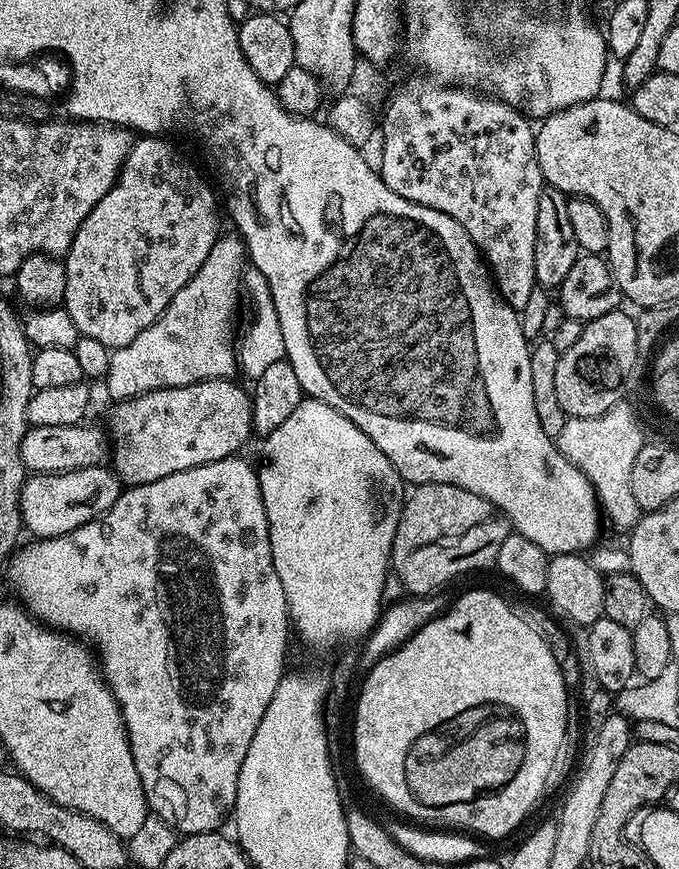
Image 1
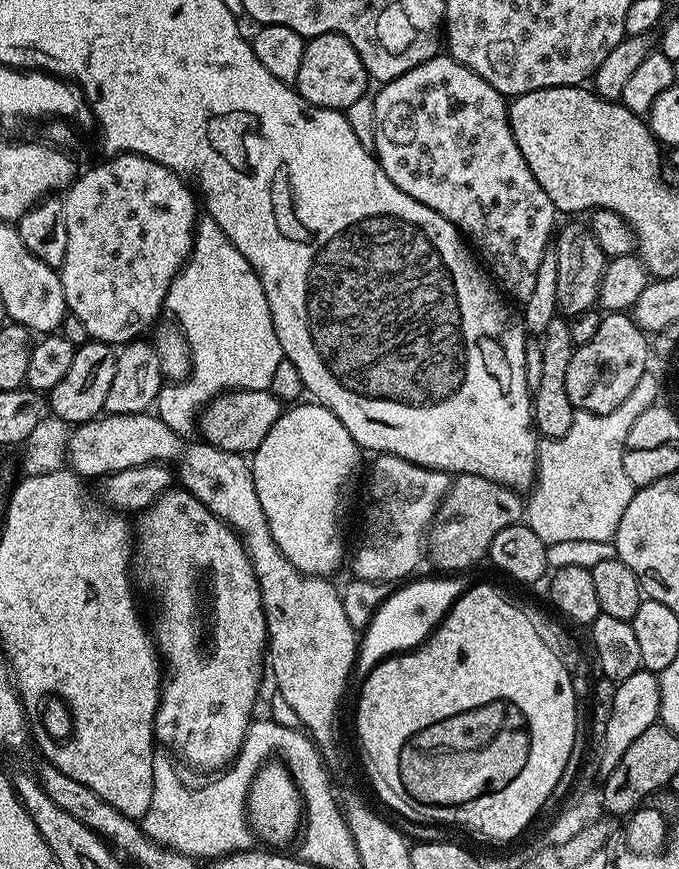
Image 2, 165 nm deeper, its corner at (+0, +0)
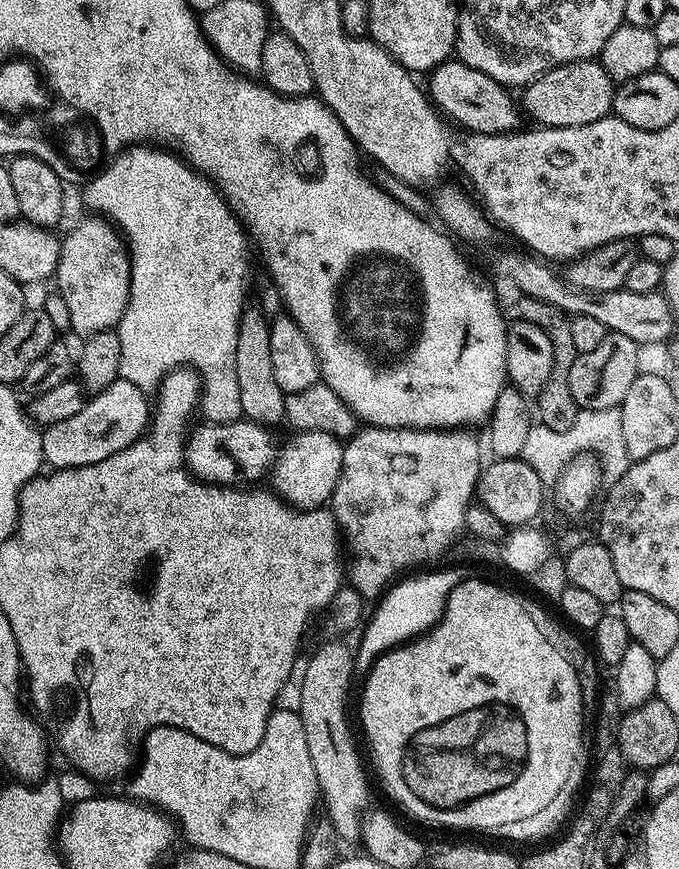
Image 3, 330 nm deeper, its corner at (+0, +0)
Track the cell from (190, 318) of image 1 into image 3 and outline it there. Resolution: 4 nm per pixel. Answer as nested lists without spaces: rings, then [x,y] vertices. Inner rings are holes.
[[[116,379],[106,390],[85,399],[82,410],[78,410],[78,414],[57,424],[47,425],[43,429],[42,446],[44,447],[45,461],[49,465],[52,464],[53,469],[77,468],[78,466],[90,466],[94,462],[102,462],[102,458],[110,458],[110,454],[118,454],[122,450],[126,450],[135,440],[141,439],[149,427],[150,404],[148,408],[148,399],[149,397],[143,389],[136,386],[134,382]]]

